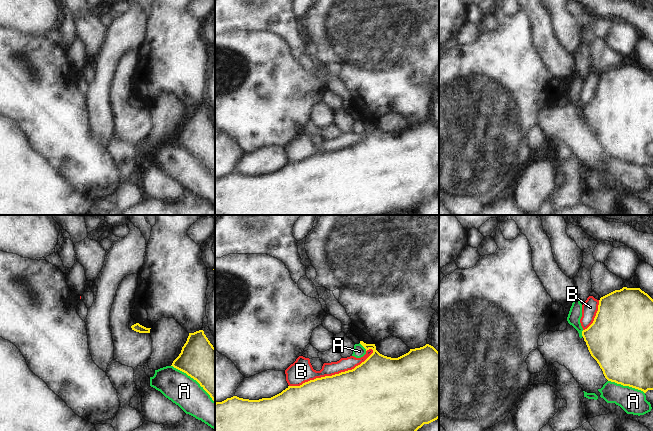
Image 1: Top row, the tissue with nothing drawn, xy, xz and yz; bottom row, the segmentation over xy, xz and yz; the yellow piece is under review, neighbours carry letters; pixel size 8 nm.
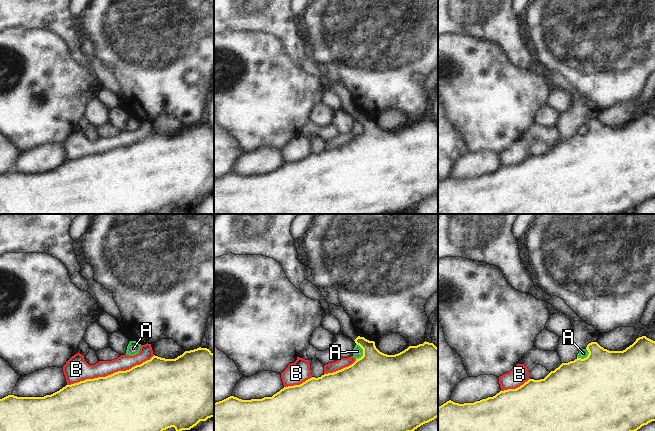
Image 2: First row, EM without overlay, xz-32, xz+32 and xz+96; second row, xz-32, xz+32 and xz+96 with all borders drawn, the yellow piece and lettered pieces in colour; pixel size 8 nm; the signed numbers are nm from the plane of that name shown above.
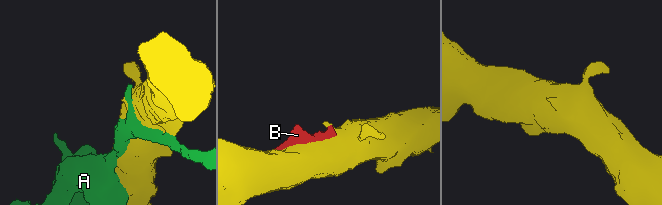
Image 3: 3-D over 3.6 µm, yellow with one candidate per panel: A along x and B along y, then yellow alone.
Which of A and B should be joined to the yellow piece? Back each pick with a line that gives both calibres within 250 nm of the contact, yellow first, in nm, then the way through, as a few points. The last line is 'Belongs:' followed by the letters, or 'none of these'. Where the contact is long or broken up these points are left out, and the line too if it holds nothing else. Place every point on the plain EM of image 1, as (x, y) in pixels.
Belongs: none of these

